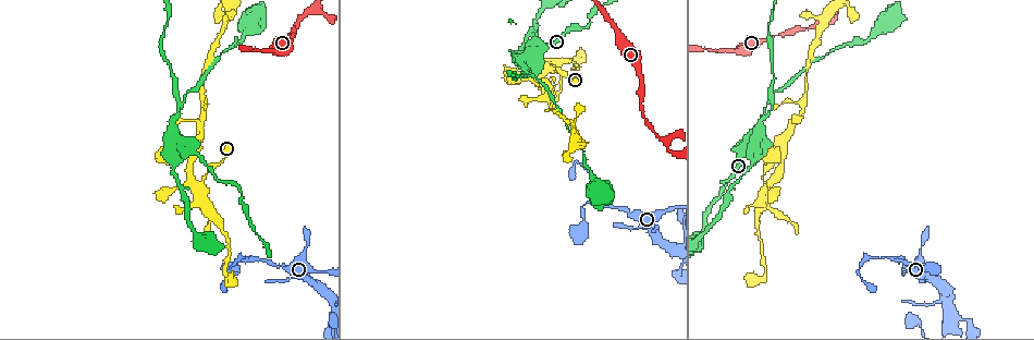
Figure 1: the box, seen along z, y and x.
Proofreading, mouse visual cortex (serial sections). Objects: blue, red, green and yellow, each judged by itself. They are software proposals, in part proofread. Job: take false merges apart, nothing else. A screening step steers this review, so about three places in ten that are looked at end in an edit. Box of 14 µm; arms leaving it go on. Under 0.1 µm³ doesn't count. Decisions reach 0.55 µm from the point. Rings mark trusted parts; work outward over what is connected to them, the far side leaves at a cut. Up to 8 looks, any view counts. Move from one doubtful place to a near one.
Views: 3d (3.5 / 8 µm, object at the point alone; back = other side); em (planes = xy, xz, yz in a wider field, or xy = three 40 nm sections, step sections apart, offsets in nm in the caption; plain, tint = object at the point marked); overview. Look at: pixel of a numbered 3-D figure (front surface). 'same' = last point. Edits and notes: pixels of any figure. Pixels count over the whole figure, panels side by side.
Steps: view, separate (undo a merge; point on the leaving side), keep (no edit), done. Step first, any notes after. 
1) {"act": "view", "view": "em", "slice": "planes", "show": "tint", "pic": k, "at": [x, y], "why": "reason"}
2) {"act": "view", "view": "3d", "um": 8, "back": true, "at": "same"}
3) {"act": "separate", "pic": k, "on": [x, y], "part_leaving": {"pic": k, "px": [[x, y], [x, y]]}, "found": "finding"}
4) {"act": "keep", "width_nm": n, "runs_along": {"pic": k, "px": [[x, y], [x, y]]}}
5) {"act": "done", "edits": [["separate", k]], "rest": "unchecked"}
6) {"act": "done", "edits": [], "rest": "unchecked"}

{"act": "view", "view": "3d", "um": 3.5, "pic": 1, "at": [754, 152], "why": "three-way junction"}

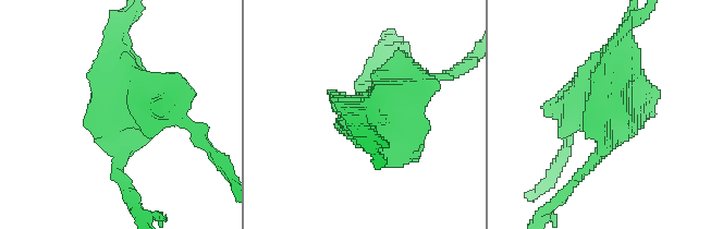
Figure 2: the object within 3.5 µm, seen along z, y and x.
{"act": "view", "view": "em", "slice": "xy", "step": 3, "show": "tint", "pic": 2, "at": [612, 117]}

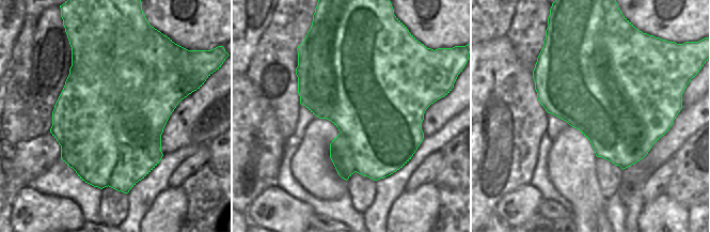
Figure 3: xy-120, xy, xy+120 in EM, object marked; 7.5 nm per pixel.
{"act": "separate", "pic": 2, "on": [392, 153], "found": "a second cell is stuck on"}

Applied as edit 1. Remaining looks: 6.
{"act": "view", "view": "overview", "why": "redraw"}

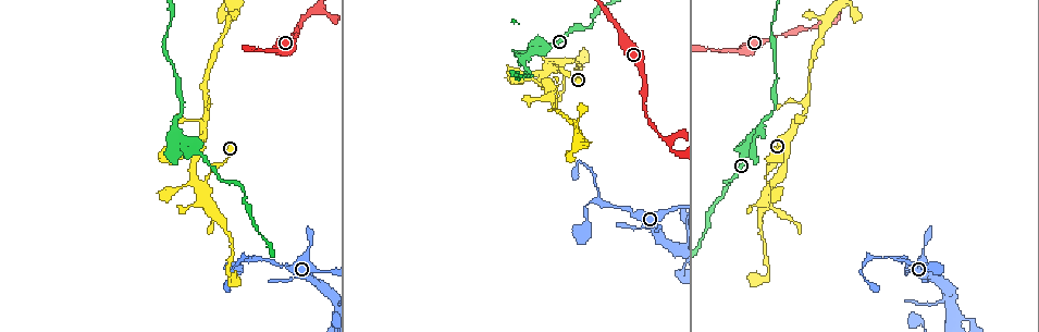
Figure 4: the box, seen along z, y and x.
{"act": "view", "view": "3d", "um": 3.5, "pic": 4, "at": [589, 201], "why": "sharp bend"}

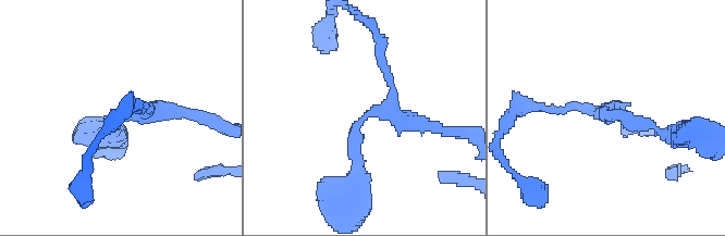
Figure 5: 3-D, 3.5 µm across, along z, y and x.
{"act": "view", "view": "em", "slice": "xy", "step": 3, "show": "plain", "pic": 5, "at": [612, 113]}

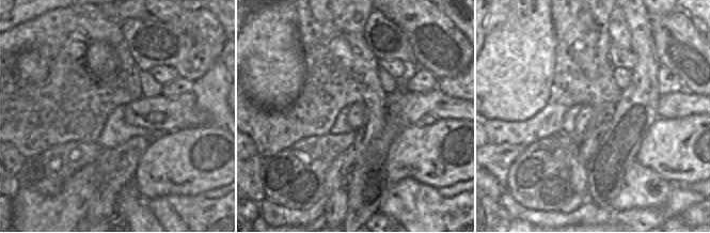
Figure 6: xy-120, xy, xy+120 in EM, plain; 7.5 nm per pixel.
{"act": "view", "view": "em", "slice": "xy", "step": 3, "show": "tint", "at": "same"}

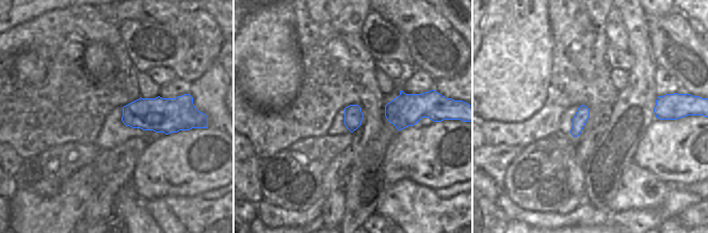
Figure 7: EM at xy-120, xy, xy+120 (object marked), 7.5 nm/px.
{"act": "keep", "runs_along": {"pic": 5, "px": [[431, 124], [368, 113], [354, 127], [358, 177]]}, "found": "continuous, no second cell"}

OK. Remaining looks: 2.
{"act": "view", "view": "3d", "um": 3.5, "pic": 4, "at": [576, 68], "why": "sharp bend"}

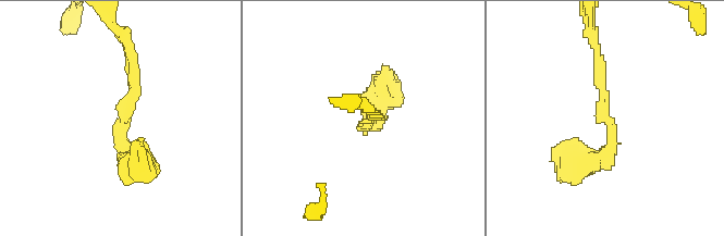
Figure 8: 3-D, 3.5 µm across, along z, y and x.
{"act": "view", "view": "em", "slice": "xy", "step": 3, "show": "tint", "pic": 8, "at": [364, 129], "why": "need the tissue"}

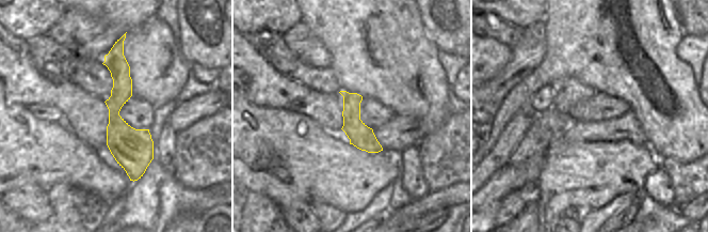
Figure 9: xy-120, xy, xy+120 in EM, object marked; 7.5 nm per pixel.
{"act": "keep", "found": "one cell here"}

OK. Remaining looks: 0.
{"act": "done", "edits": [["separate", 2]], "rest": "unchecked"}

